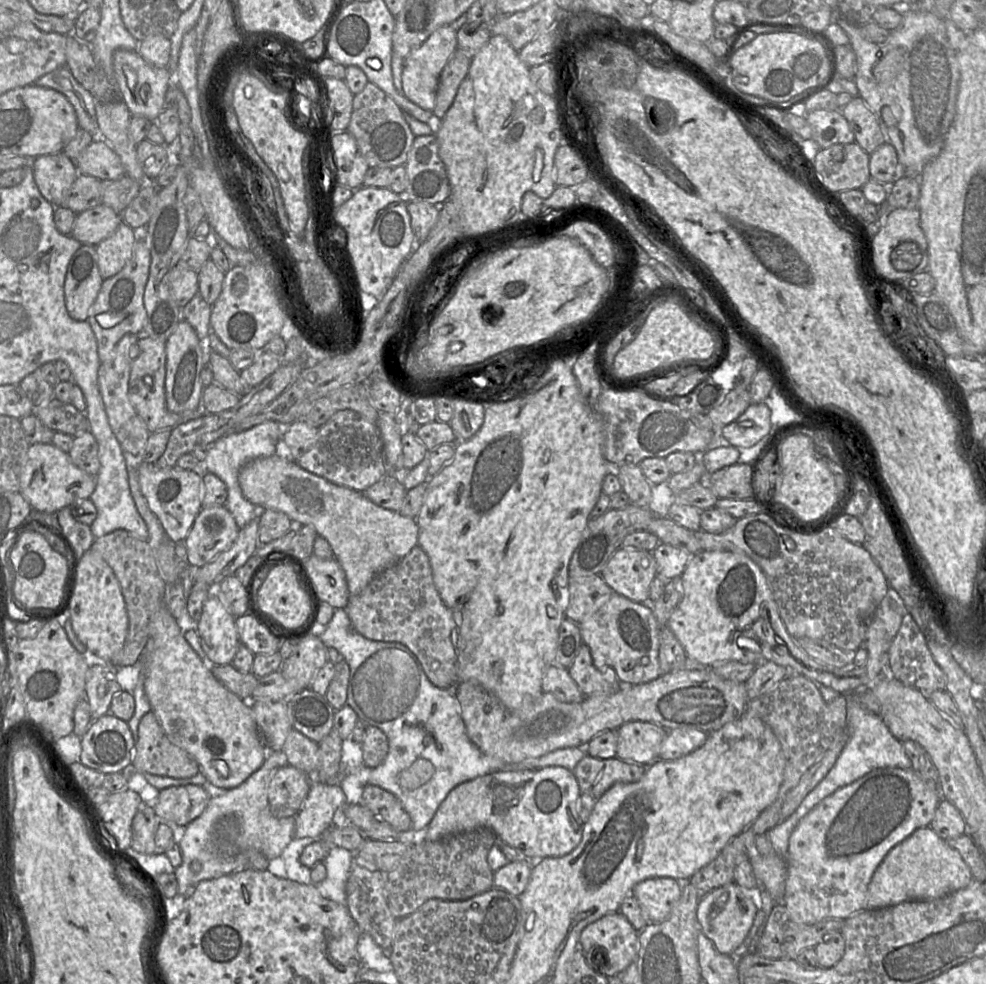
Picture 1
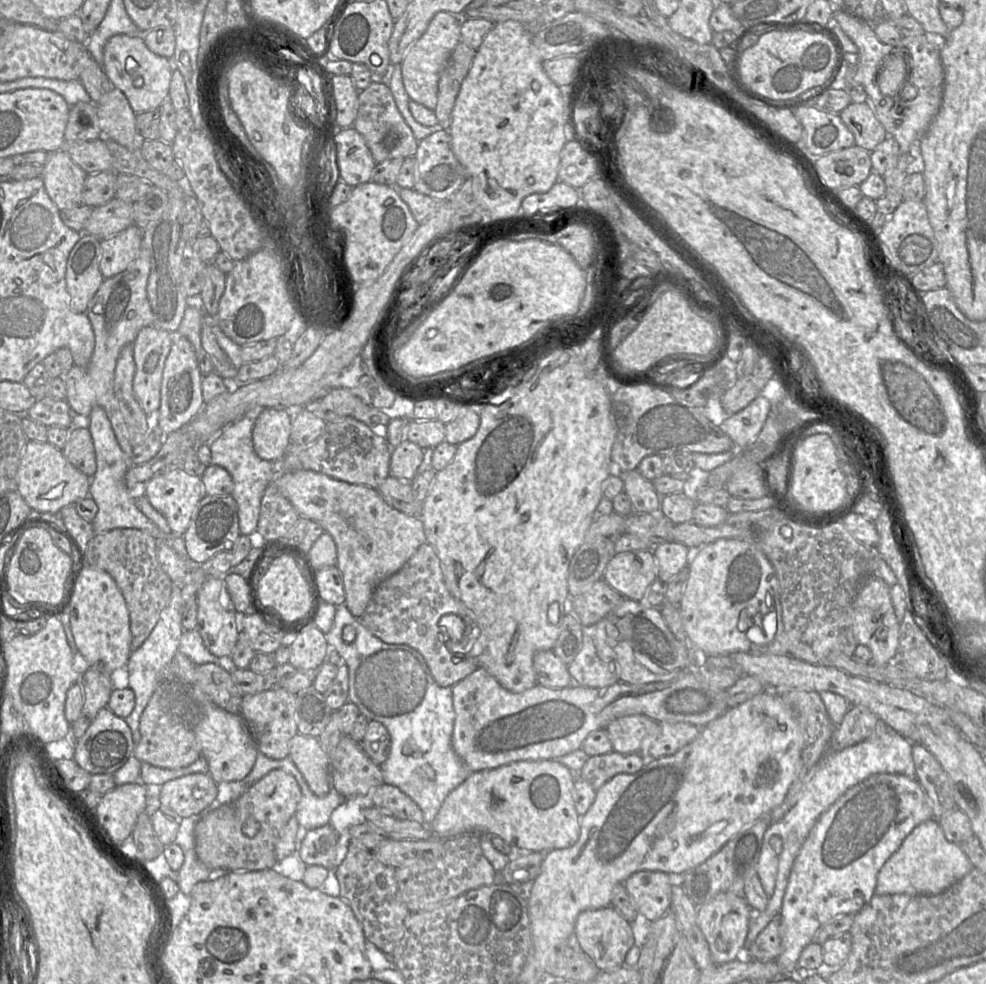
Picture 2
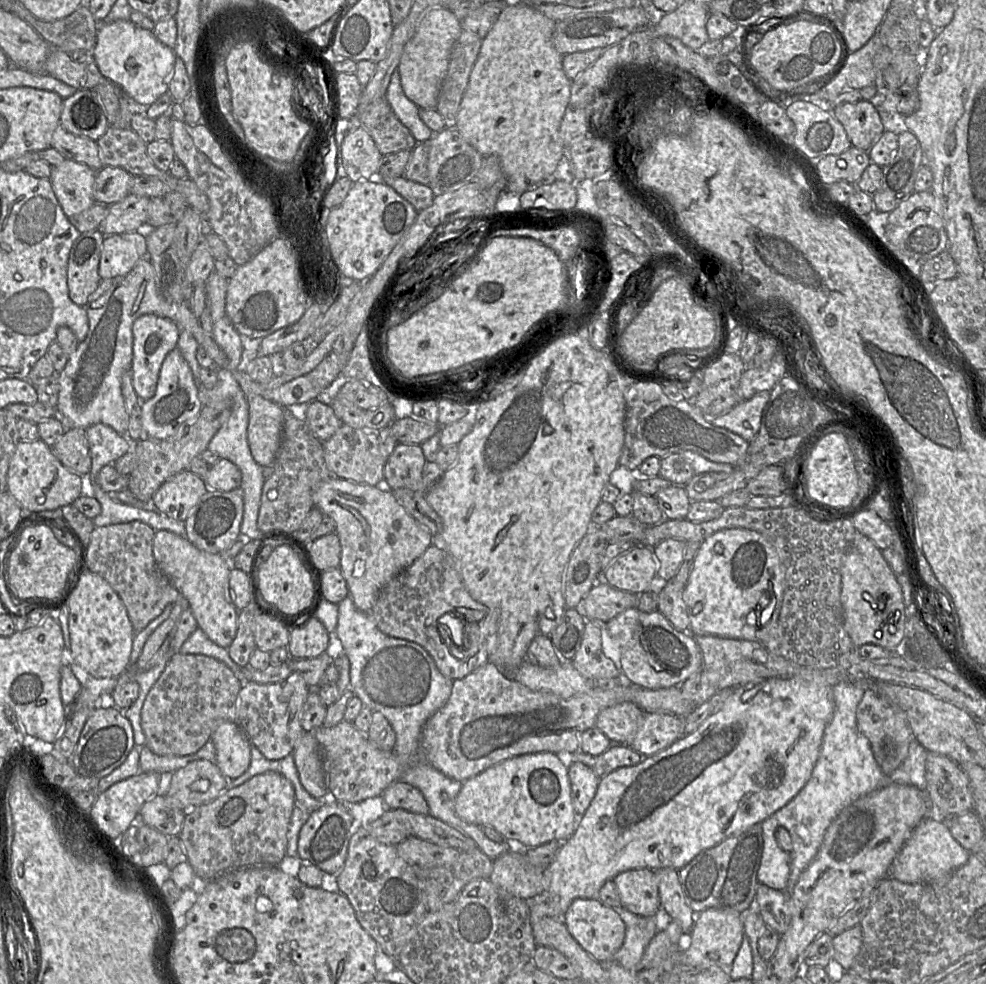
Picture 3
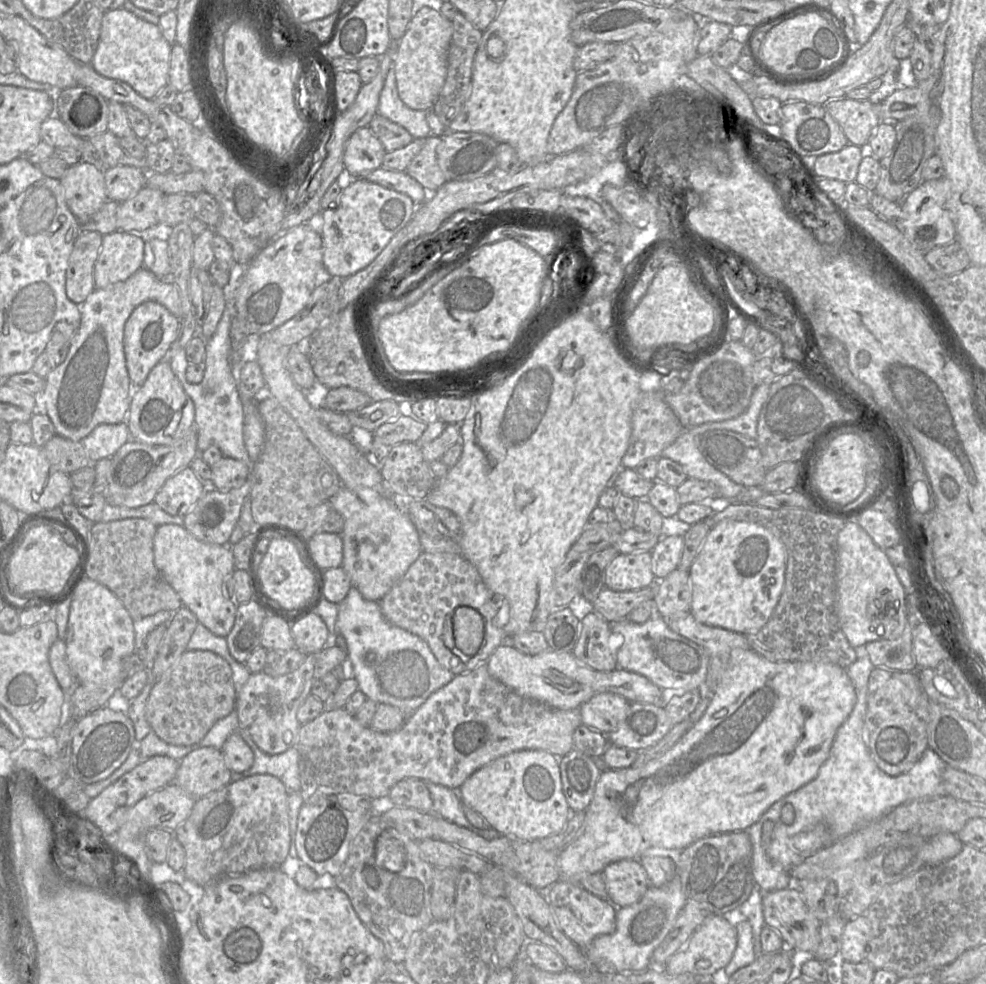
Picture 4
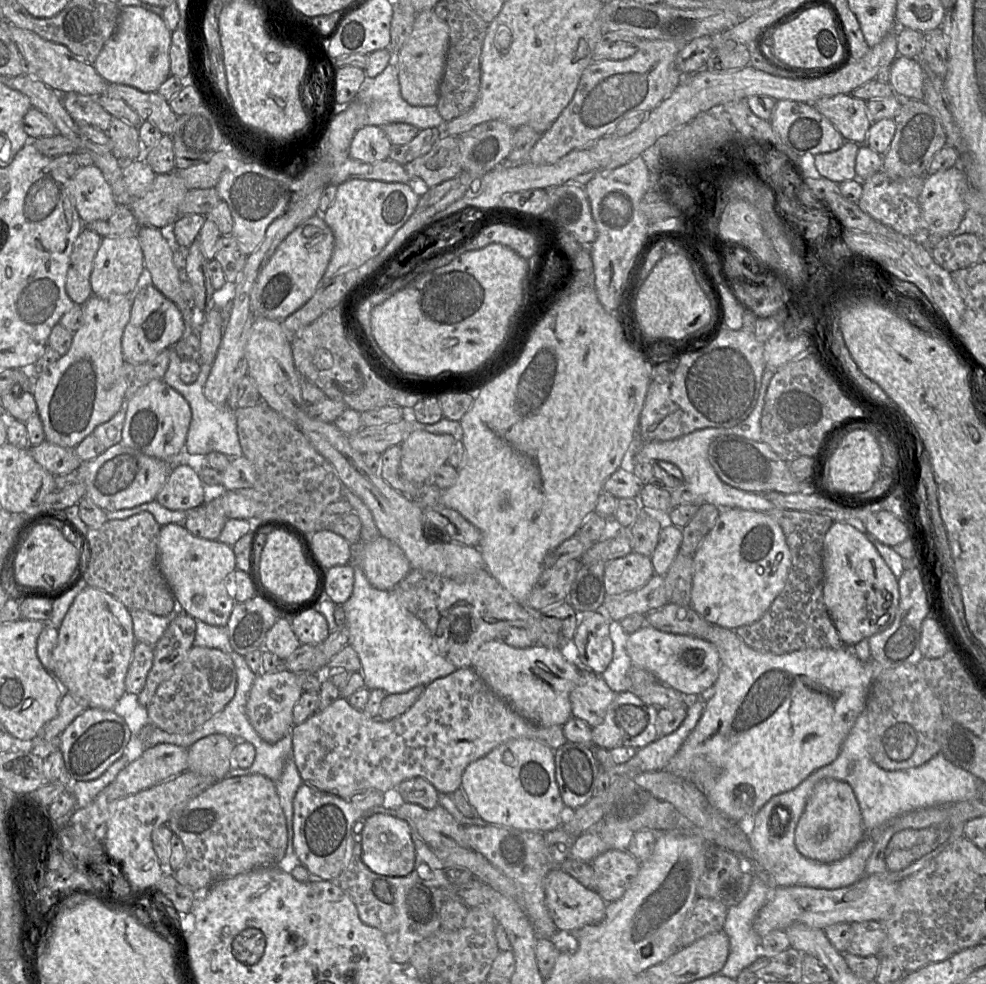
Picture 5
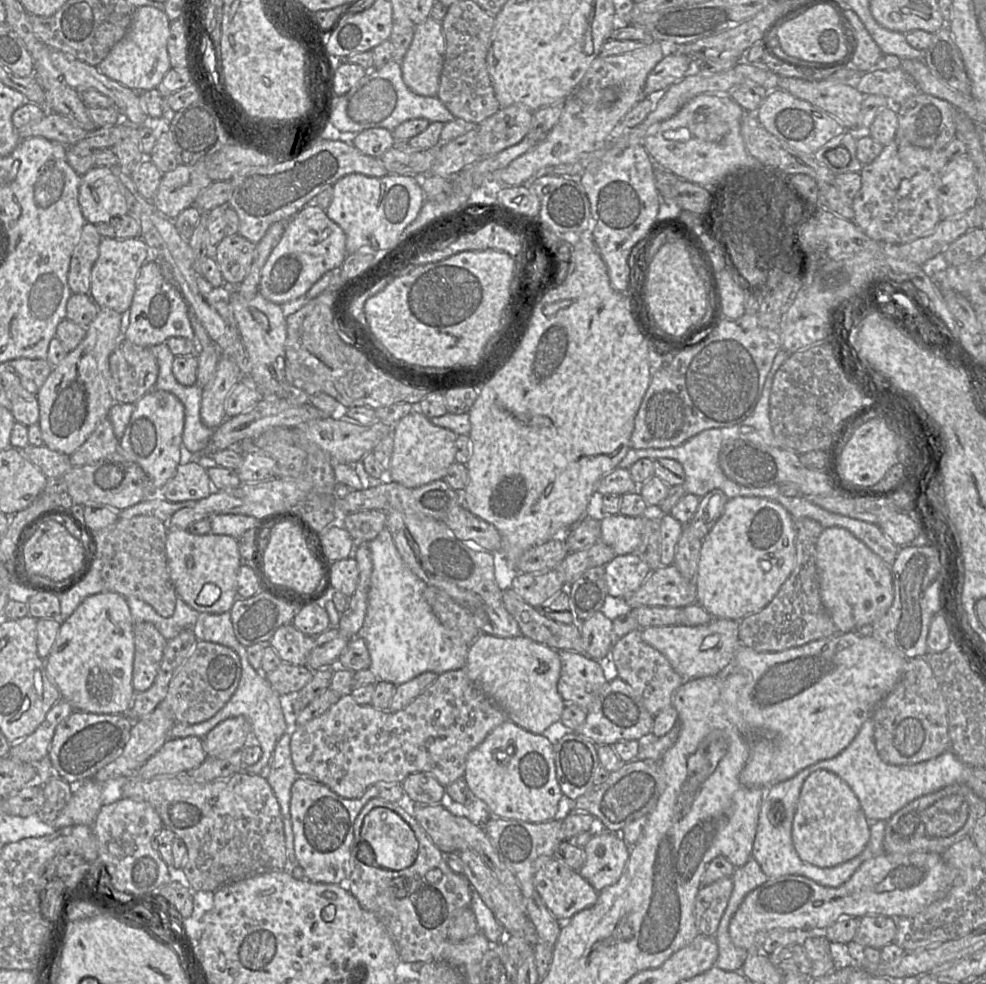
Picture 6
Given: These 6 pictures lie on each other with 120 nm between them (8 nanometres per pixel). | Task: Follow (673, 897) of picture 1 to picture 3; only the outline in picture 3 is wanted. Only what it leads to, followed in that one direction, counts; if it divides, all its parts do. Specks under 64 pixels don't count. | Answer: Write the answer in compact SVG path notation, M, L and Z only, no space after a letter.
M633 869L613 878L620 897L621 908L641 917L655 917L661 909L655 871Z

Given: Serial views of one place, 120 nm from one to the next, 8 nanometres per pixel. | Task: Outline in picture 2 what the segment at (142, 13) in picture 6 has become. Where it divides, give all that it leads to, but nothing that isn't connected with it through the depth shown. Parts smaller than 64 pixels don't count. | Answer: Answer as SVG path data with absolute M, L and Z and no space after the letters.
M117 34L109 38L104 46L103 70L112 87L125 95L135 113L153 110L168 99L170 81L175 69L172 60L150 51L140 37Z

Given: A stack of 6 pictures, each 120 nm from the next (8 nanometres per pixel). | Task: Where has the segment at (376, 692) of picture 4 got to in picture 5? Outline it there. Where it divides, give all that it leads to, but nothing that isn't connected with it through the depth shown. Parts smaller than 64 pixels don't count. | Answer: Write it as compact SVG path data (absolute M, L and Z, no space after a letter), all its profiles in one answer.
M358 564L353 568L353 593L342 606L350 632L349 644L362 663L365 687L382 689L387 694L404 693L453 673L457 667L440 654L429 628L400 604L395 591L375 588Z

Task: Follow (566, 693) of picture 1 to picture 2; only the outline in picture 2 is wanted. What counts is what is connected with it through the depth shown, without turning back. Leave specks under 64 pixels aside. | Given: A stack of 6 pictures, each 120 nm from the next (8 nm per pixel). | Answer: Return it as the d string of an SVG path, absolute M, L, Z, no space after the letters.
M552 650L538 651L533 656L536 682L548 688L565 688L573 683L568 665L562 662Z

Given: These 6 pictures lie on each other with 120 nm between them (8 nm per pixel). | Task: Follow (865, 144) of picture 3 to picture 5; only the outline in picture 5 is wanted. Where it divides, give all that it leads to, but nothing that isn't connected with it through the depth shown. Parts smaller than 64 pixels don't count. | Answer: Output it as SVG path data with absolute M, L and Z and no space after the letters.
M838 94L821 98L813 106L831 121L845 141L851 141L857 144L866 143L869 128L873 123L867 110L867 101L856 98L851 94Z

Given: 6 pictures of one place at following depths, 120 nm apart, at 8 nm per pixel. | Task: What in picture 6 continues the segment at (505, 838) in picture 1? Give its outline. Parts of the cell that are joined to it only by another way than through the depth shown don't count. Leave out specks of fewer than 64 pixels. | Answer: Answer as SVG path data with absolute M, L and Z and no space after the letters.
M510 720L504 721L502 724L494 728L484 739L484 741L478 745L475 749L470 751L466 758L466 767L464 772L464 780L467 783L470 791L473 795L484 802L493 817L508 819L508 820L518 820L527 823L543 823L550 821L559 817L560 805L559 800L562 798L563 794L561 792L560 786L556 780L556 770L554 761L554 745L542 734L533 734L516 725Z

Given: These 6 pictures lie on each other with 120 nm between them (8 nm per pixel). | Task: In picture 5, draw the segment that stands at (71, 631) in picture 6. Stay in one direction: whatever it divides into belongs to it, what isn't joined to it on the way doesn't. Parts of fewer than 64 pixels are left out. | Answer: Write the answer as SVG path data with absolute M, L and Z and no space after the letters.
M86 586L74 599L58 628L58 642L53 650L54 676L69 693L88 702L89 708L112 710L126 692L125 677L132 660L136 640L130 611L109 593Z

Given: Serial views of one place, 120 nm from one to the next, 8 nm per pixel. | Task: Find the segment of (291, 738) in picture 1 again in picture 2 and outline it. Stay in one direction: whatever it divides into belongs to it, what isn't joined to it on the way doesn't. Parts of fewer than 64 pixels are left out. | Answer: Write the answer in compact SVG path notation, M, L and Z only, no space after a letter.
M297 733L290 740L288 757L294 762L316 796L324 797L329 793L330 761L318 737Z

